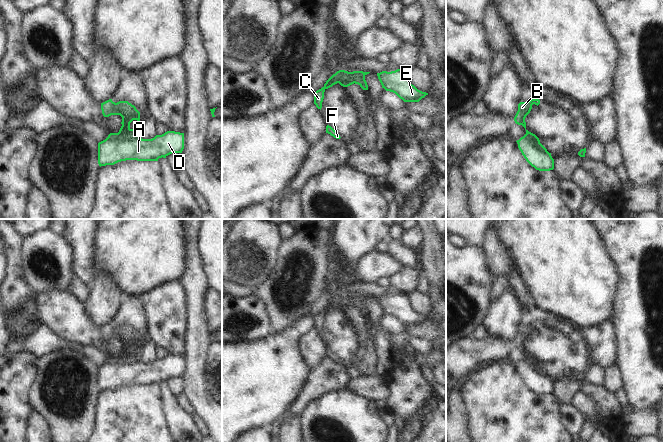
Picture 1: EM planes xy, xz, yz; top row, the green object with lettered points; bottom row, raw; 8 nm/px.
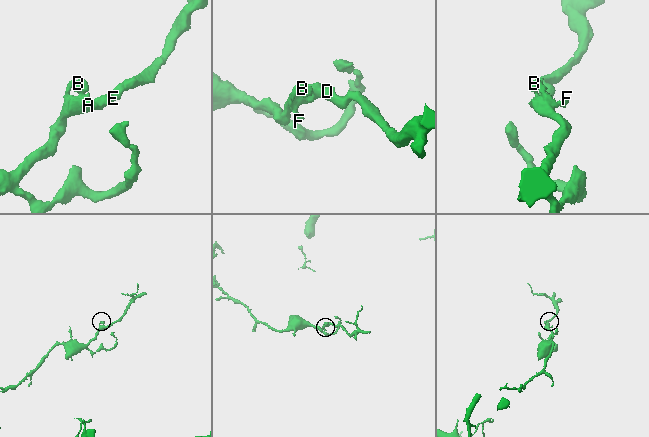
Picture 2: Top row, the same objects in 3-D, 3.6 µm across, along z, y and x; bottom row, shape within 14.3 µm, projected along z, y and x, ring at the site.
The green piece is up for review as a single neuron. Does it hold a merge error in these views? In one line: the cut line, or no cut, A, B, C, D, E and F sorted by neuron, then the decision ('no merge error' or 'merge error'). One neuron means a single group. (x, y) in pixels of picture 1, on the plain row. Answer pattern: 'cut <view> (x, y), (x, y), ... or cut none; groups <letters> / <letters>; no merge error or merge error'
cut xy (130, 353), (124, 362), (118, 356); groups A D E / B C F; merge error

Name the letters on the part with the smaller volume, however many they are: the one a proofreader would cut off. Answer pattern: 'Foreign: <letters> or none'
Foreign: B, C, F

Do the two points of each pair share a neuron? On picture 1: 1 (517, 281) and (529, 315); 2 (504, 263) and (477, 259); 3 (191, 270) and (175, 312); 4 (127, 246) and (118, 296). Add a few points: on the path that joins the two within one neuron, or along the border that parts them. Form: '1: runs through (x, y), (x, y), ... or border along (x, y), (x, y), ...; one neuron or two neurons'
1: border along (535, 304), (521, 307); two neurons
2: border along (482, 249), (487, 268), (494, 280); two neurons
3: border along (178, 281), (183, 288), (188, 314); two neurons
4: border along (103, 271), (126, 295); two neurons

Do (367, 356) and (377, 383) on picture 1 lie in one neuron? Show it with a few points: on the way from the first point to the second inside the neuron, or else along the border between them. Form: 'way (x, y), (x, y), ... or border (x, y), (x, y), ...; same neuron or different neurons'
border (374, 373), (361, 376); different neurons

